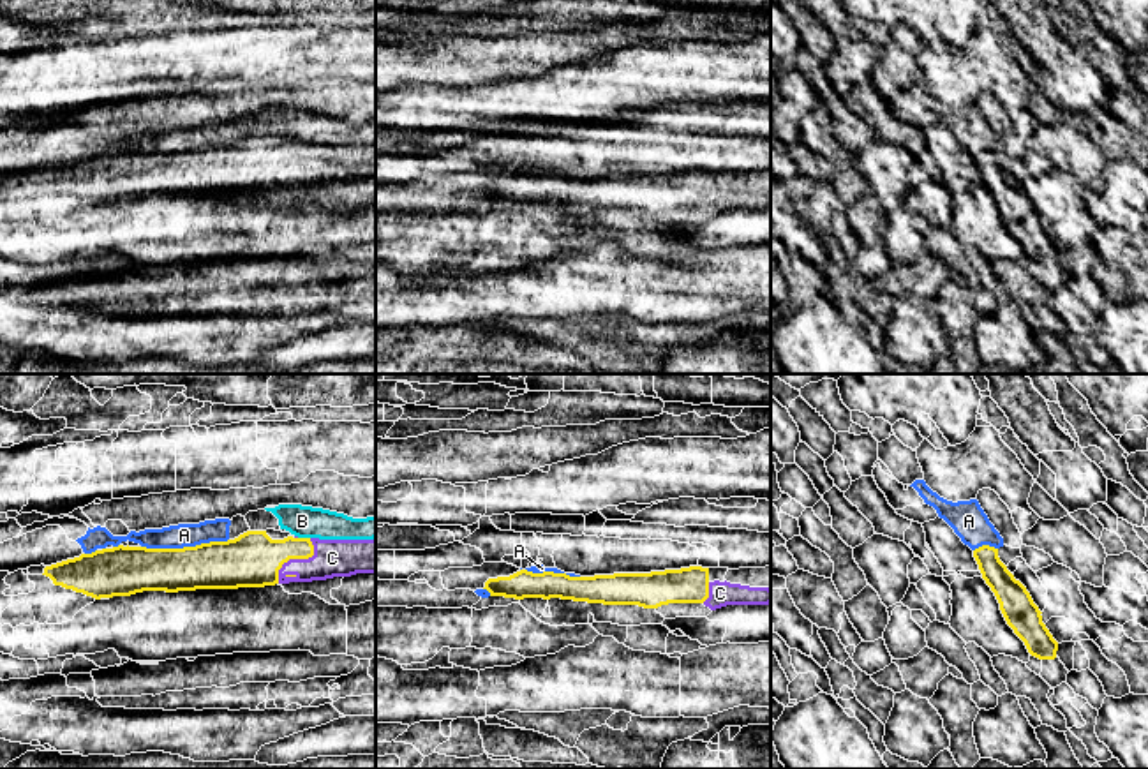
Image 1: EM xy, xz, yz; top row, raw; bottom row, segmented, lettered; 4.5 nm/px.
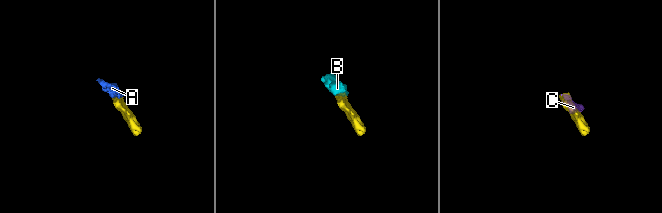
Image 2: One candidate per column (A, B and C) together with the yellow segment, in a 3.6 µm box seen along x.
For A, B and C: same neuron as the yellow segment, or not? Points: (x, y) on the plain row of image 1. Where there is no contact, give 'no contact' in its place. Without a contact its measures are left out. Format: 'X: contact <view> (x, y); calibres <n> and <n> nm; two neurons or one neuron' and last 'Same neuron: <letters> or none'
A: contact xy (184, 152); calibres 220 and 110 nm; two neurons
B: contact xy (304, 143); calibres 240 and 140 nm; two neurons
C: contact xy (297, 163); calibres 260 and 180 nm; one neuron
Same neuron: C

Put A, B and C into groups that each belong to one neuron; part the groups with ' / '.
A B / C

